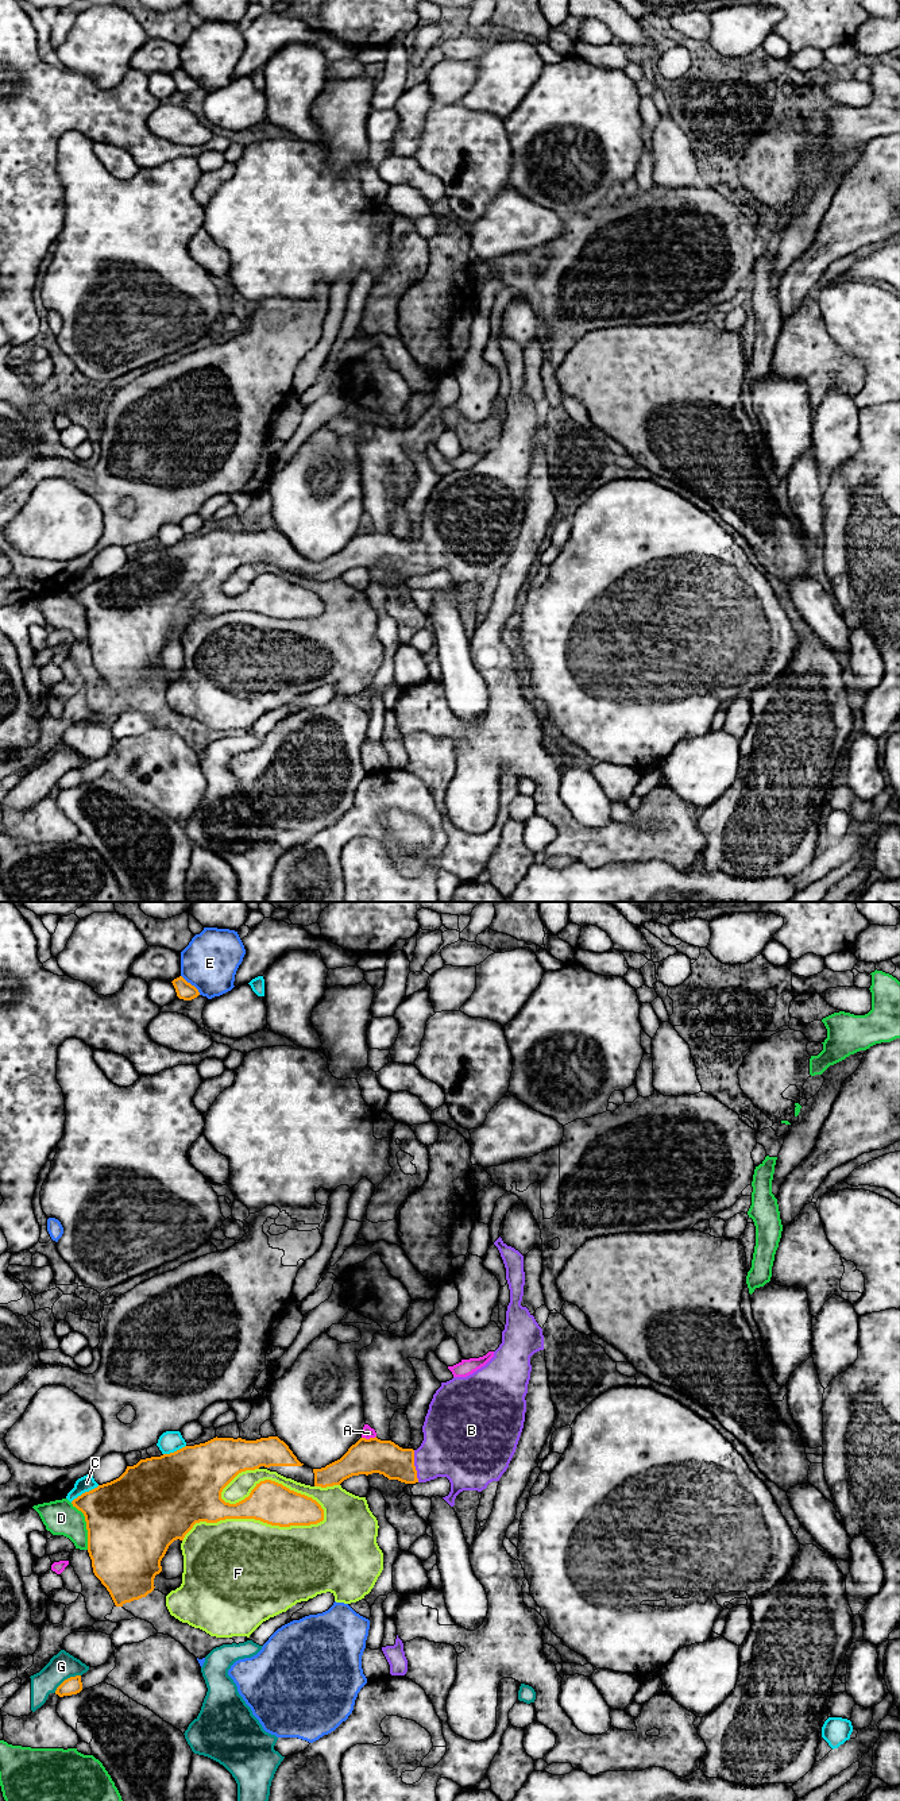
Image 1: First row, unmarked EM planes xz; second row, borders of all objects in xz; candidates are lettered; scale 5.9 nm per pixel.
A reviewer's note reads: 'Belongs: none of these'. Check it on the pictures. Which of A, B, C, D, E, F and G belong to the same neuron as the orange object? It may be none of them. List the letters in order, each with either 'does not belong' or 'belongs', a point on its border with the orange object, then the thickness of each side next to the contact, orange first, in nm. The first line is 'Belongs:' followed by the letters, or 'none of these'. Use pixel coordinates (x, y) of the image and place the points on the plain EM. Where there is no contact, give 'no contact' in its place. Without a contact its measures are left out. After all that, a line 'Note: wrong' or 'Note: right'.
Belongs: B
A: does not belong; meets orange in xz at (370, 531); 200 nm thick on the orange side, 70 nm on the other
B: belongs; meets orange in xz at (414, 559); 200 nm thick on the orange side, 340 nm on the other
C: does not belong; meets orange in xz at (85, 585); 420 nm thick on the orange side, 90 nm on the other
D: does not belong; meets orange in xz at (87, 619); 500 nm thick on the orange side, 200 nm on the other
E: does not belong; meets orange in xz at (190, 77); 100 nm thick on the orange side, 340 nm on the other
F: does not belong; meets orange in xz at (255, 612); 240 nm thick on the orange side, 500 nm on the other
G: does not belong; meets orange in xz at (68, 771); 110 nm thick on the orange side, 160 nm on the other
Note: wrong

